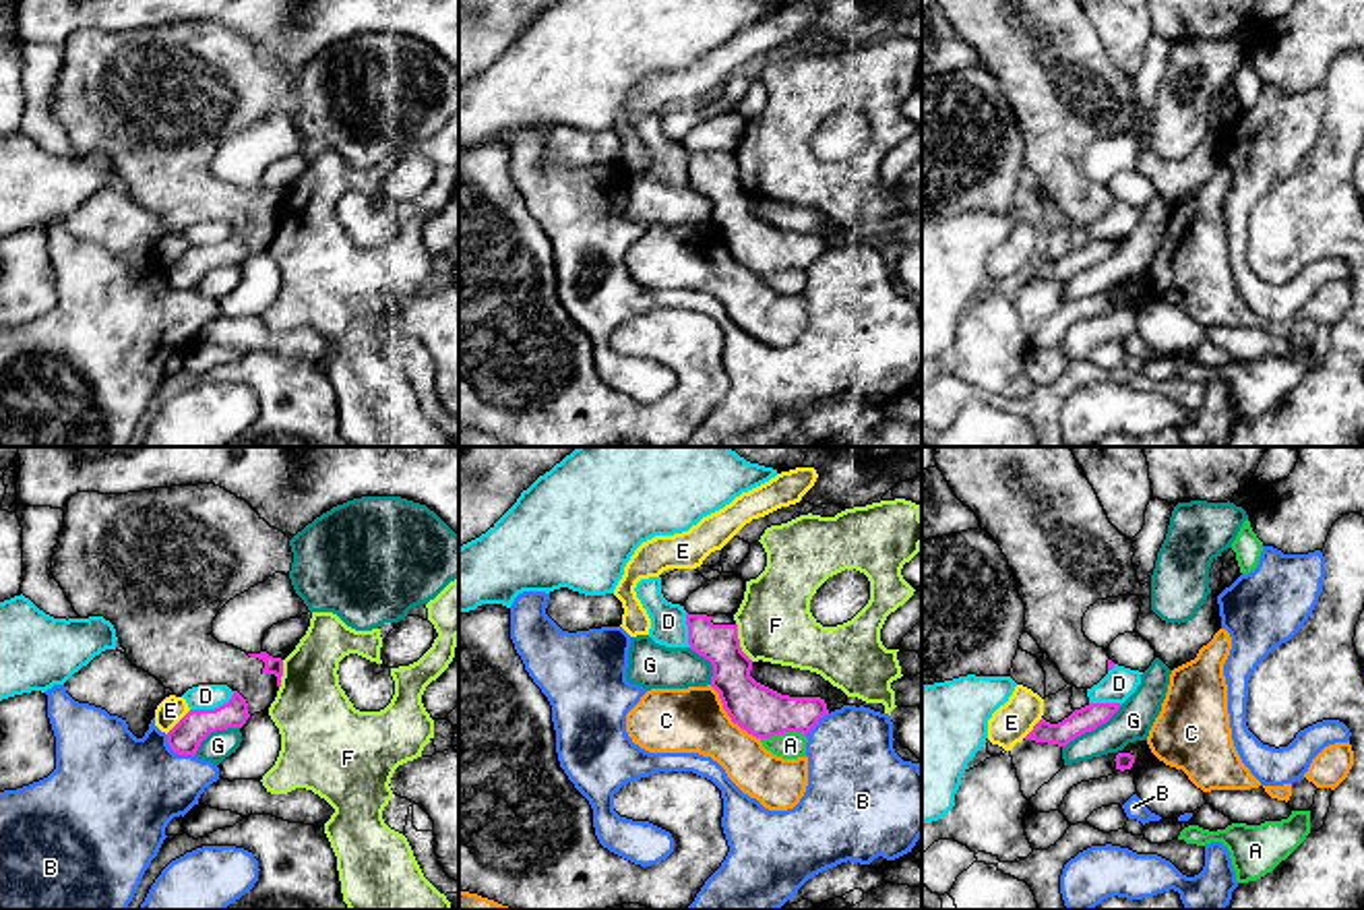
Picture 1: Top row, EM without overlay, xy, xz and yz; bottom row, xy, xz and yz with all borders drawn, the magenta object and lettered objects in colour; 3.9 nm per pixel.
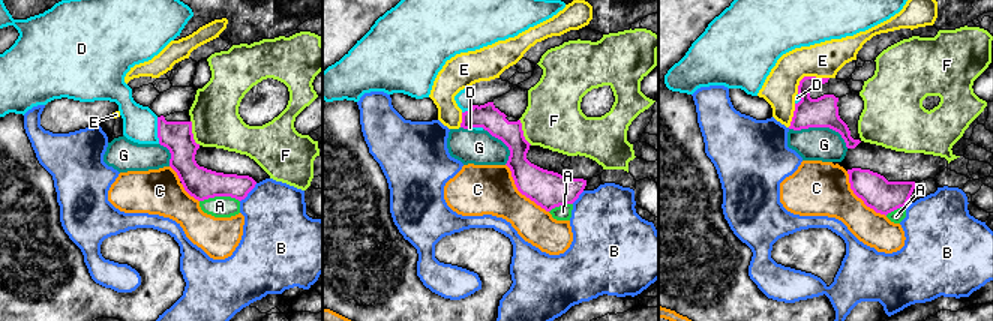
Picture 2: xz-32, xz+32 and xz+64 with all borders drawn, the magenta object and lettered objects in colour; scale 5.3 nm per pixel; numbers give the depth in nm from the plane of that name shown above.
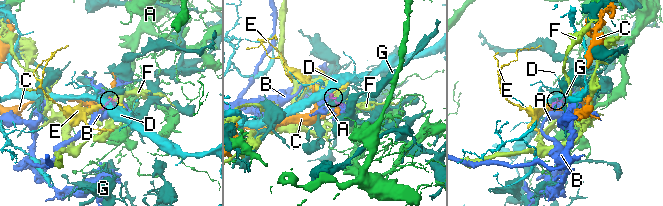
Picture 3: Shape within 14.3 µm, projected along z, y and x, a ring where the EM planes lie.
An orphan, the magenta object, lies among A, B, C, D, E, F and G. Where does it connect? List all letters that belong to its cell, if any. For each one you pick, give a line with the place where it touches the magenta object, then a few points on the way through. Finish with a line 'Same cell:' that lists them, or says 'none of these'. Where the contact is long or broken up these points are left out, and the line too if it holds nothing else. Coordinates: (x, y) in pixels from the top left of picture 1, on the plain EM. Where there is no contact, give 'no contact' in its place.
Same cell: none of these

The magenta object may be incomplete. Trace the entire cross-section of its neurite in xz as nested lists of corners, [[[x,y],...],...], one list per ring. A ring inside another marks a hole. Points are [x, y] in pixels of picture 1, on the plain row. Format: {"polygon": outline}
{"polygon": [[[686,149],[686,161],[690,186],[713,203],[711,223],[719,230],[723,246],[748,271],[808,271],[829,250],[820,234],[781,232],[750,213],[752,196],[740,184],[734,153]]]}

